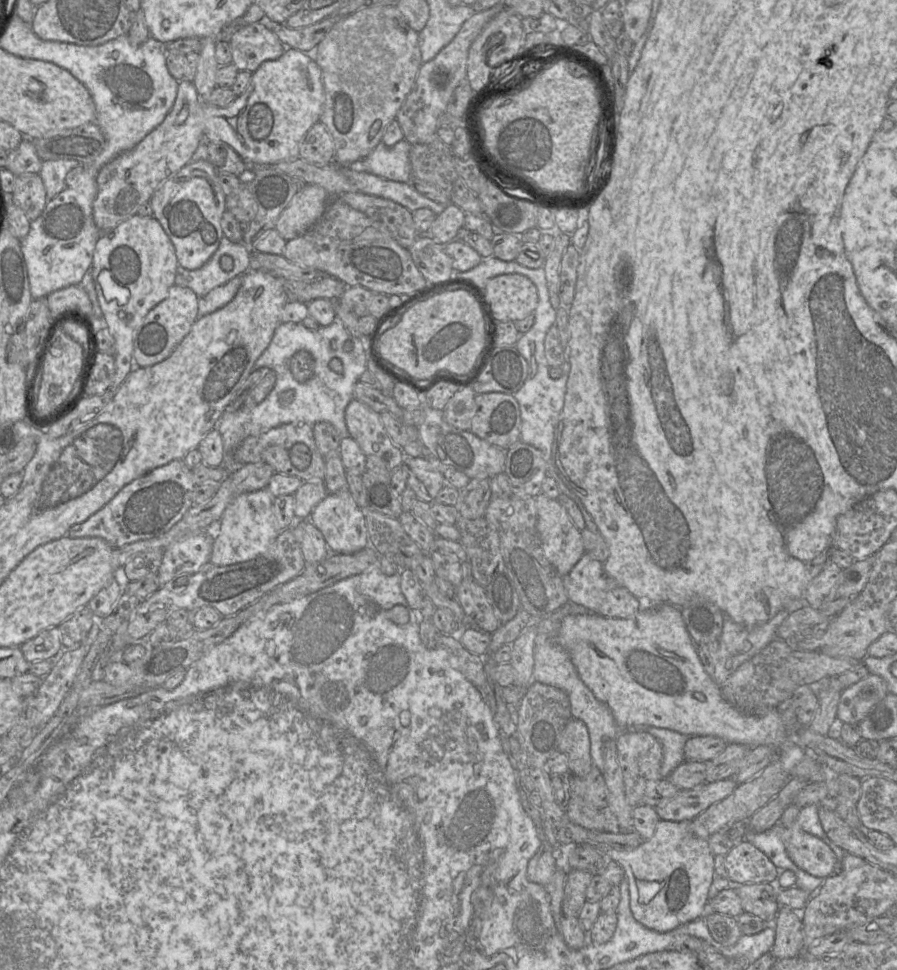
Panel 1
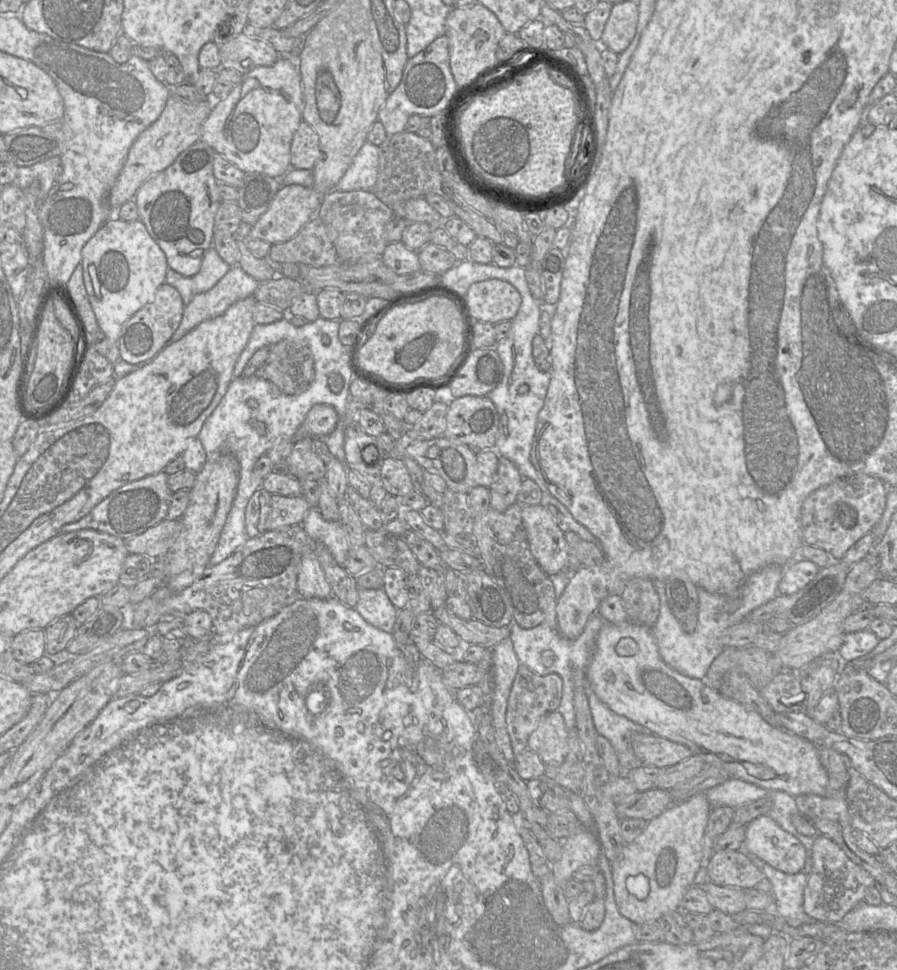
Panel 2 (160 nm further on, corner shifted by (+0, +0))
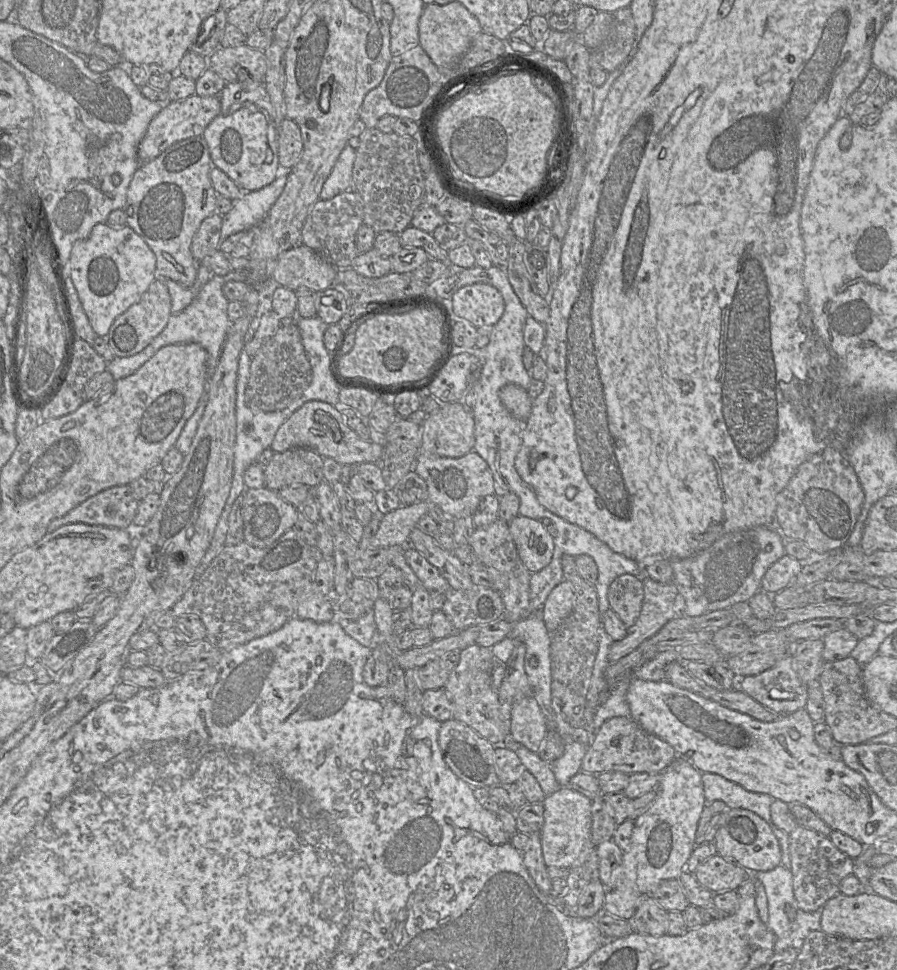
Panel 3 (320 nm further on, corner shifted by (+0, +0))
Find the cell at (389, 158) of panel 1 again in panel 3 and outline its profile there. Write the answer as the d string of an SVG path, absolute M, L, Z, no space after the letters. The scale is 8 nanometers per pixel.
M349 145L343 148L330 175L323 184L319 199L332 199L342 192L351 190L355 155L355 148Z

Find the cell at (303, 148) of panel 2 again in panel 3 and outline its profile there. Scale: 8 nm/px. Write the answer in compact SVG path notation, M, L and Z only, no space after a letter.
M284 118L279 127L278 159L283 167L292 169L303 151L299 126L291 119Z

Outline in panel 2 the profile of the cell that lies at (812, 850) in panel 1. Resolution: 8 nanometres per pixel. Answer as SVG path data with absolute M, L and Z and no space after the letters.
M764 815L746 825L743 850L787 874L801 872L810 857L805 846Z

